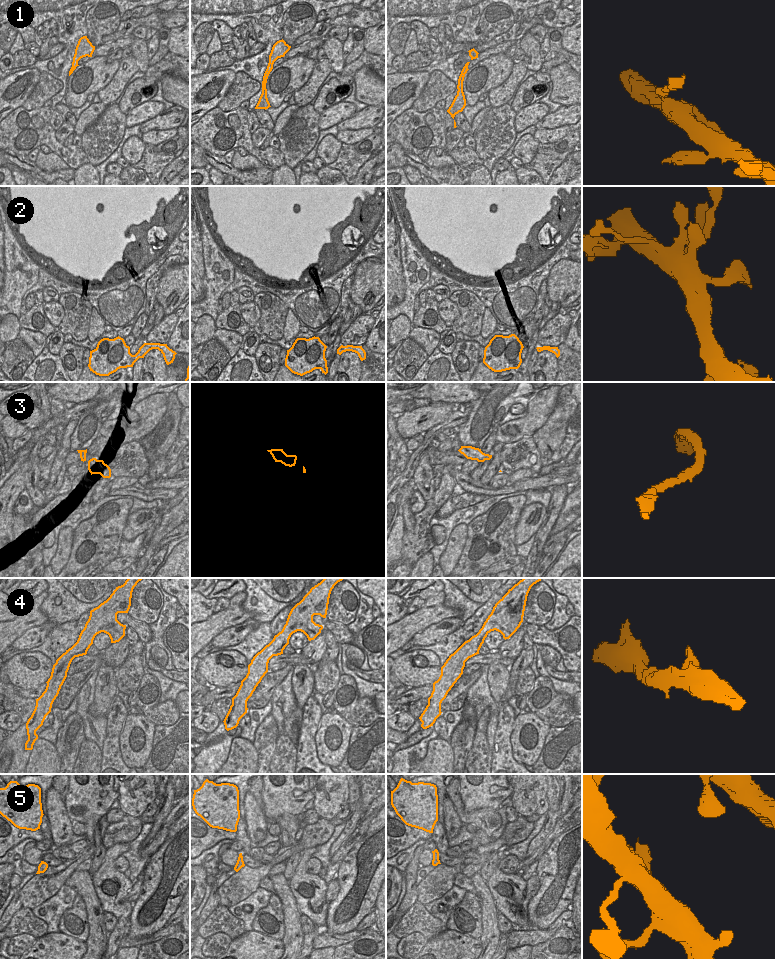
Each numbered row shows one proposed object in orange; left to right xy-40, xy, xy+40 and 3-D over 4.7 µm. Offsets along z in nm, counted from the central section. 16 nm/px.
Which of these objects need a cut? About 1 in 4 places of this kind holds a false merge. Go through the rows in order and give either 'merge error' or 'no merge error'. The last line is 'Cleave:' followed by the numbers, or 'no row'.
1: no merge error
2: no merge error
3: no merge error
4: no merge error
5: no merge error
Cleave: no row

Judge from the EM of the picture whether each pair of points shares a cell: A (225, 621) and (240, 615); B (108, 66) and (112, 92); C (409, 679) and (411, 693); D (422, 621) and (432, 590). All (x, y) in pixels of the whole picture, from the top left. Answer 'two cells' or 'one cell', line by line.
A: one cell
B: two cells
C: two cells
D: two cells

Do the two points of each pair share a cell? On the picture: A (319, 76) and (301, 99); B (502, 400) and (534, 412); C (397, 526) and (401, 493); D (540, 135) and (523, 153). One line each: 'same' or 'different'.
A: same
B: different
C: same
D: different

